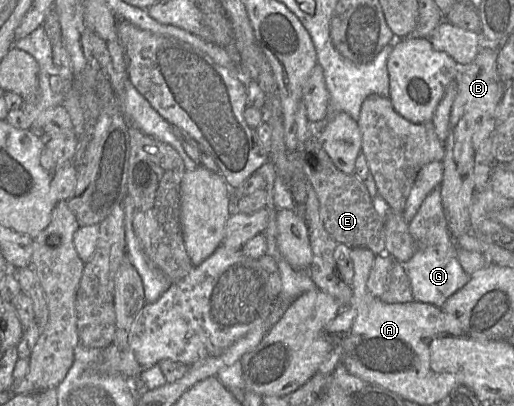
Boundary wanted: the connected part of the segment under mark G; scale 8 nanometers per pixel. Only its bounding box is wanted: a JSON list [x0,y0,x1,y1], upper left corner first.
[403,186,471,308]

